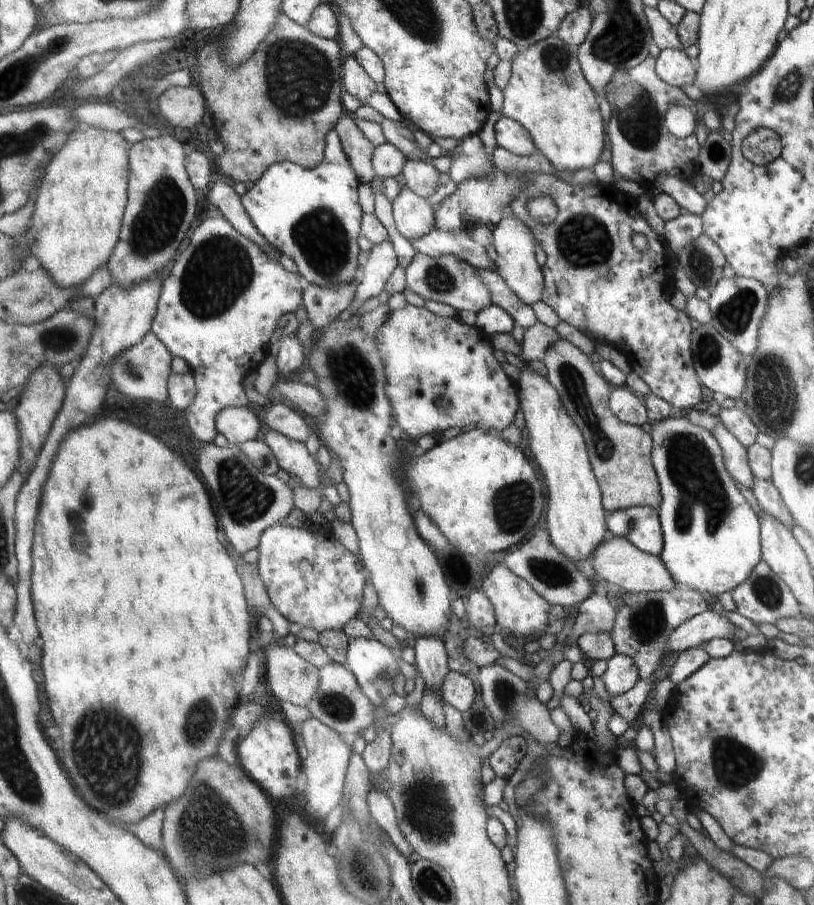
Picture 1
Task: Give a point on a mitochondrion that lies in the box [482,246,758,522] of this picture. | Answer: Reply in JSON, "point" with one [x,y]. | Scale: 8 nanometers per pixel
{"point":[572,379]}

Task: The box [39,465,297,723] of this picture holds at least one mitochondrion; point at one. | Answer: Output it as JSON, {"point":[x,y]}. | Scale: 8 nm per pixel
{"point":[75,518]}

